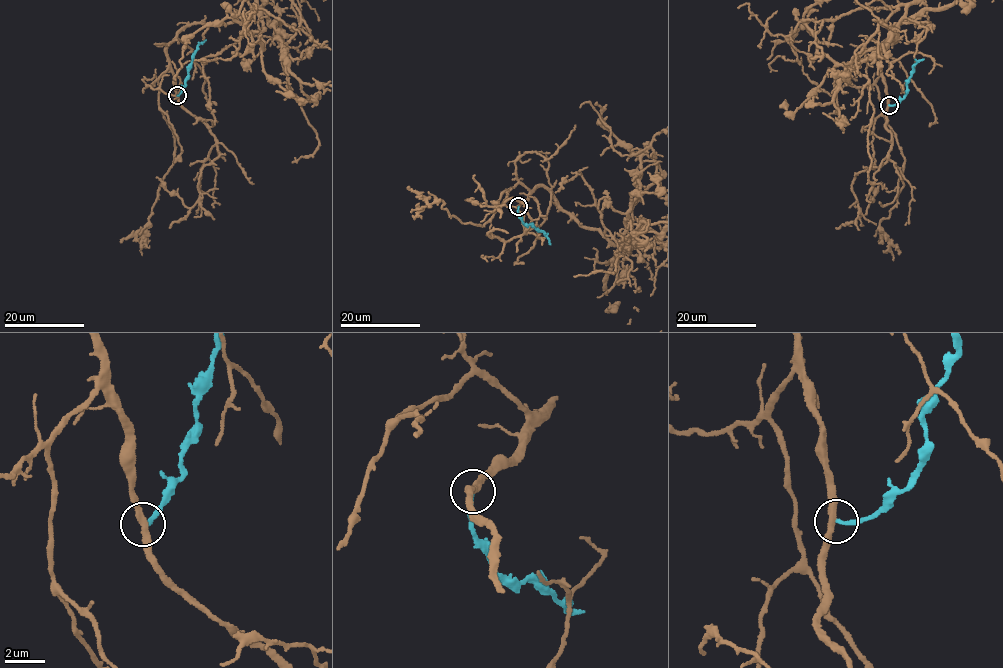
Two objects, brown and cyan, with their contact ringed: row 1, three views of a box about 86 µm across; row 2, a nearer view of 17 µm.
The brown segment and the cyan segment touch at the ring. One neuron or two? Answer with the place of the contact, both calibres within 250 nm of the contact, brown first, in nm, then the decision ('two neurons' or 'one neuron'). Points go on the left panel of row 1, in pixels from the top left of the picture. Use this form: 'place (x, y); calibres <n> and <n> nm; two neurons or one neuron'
place (177, 95); calibres 320 and 190 nm; two neurons

